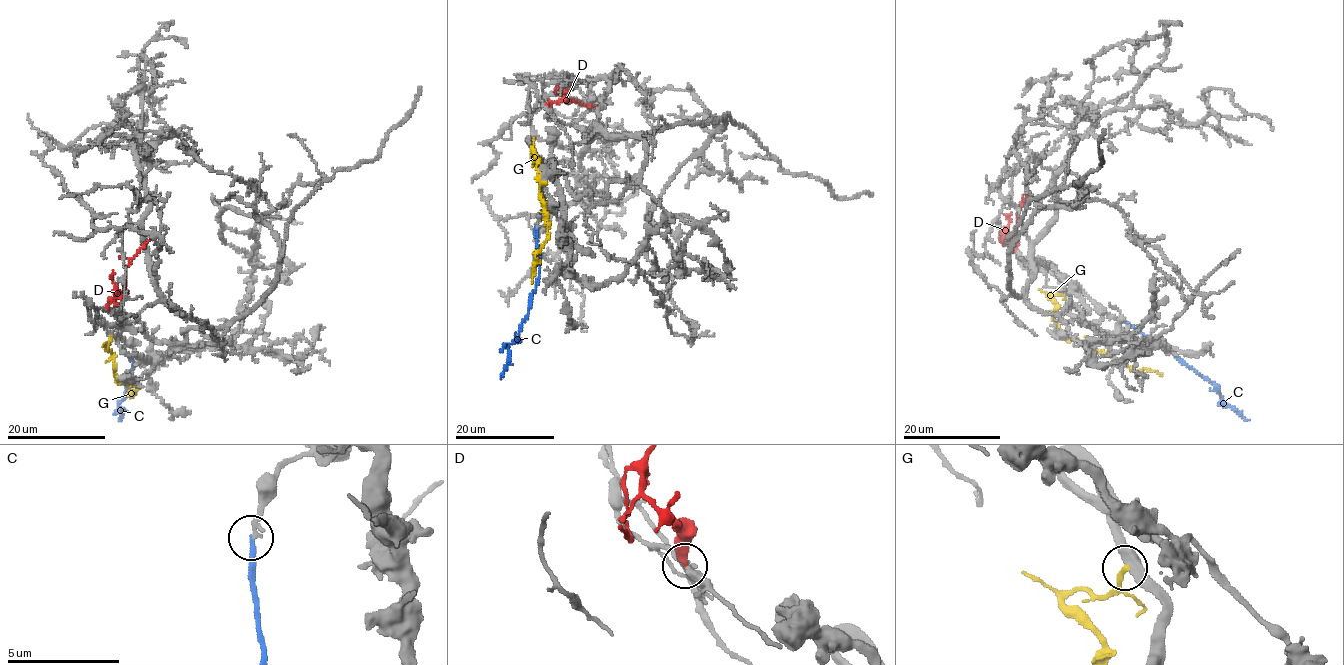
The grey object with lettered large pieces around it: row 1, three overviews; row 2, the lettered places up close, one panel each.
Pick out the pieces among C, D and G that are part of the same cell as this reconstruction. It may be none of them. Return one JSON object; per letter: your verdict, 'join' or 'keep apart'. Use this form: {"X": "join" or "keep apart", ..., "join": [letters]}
{"C": "keep apart", "D": "keep apart", "G": "keep apart", "join": []}

